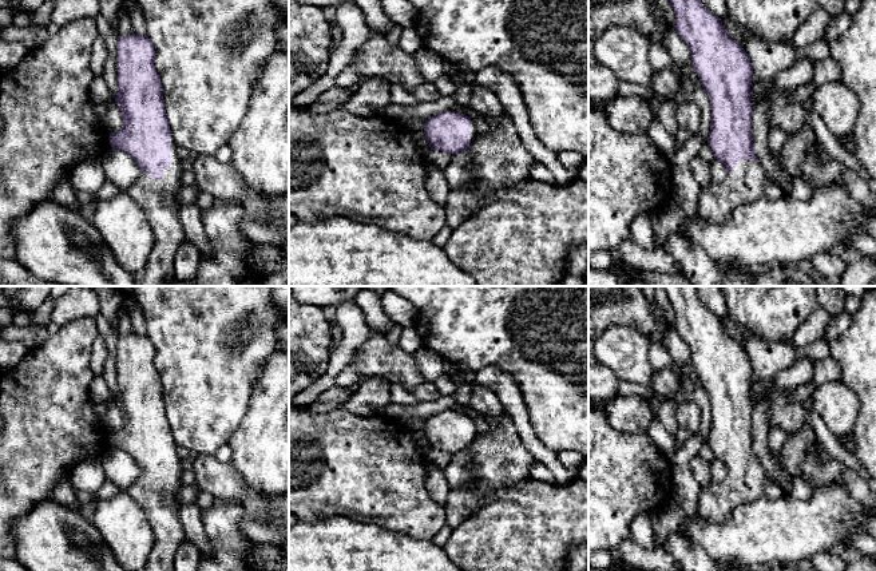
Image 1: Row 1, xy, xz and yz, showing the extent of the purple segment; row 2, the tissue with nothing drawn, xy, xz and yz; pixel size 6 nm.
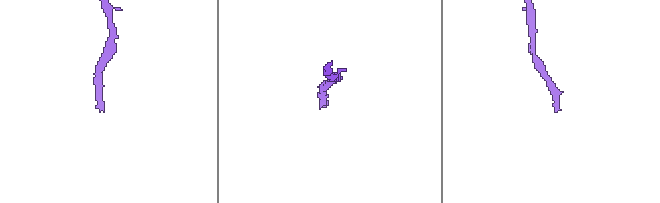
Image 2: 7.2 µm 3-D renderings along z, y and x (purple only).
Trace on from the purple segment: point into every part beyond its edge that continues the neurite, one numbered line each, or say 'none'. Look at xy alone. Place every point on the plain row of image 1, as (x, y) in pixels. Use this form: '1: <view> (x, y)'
1: xy (158, 499)

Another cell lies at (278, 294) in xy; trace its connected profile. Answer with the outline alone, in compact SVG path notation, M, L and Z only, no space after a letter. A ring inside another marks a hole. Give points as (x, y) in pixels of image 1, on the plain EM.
M267 286L270 301L289 318L289 286Z

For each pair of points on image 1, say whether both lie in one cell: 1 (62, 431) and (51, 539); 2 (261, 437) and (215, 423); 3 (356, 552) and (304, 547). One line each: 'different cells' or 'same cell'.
1: different cells
2: different cells
3: same cell

